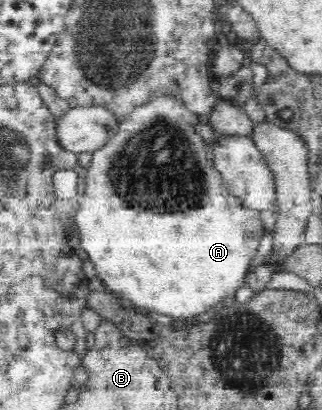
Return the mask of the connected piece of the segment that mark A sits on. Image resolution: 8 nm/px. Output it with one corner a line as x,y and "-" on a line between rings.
163,87
161,91
153,91
145,103
139,103
126,118
121,120
115,137
112,137
105,147
92,153
92,162
88,168
86,185
83,189
85,195
81,196
75,211
81,247
88,253
97,271
96,276
101,279
102,283
107,285
111,291
118,293
130,305
141,306
173,317
175,320
191,319
195,315
210,315
221,307
221,303
235,296
236,291
246,284
246,279
257,262
256,254
264,232
261,219
259,219
260,211
245,206
241,198
230,196
229,186
214,166
211,146
204,142
195,130
199,123
199,114
191,111
185,105
184,100
176,95
176,92
169,91
166,87

